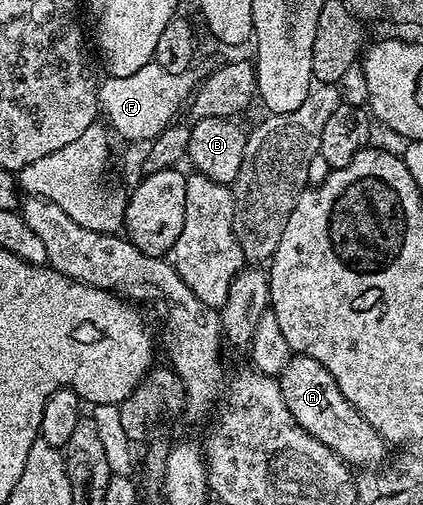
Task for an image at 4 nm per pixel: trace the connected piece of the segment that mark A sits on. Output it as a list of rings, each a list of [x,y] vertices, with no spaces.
[[[295,354],[277,375],[281,396],[285,396],[287,413],[291,422],[301,424],[309,436],[321,440],[351,468],[375,468],[383,458],[385,443],[373,424],[359,414],[358,408],[341,392],[337,380],[317,360],[304,354]]]

